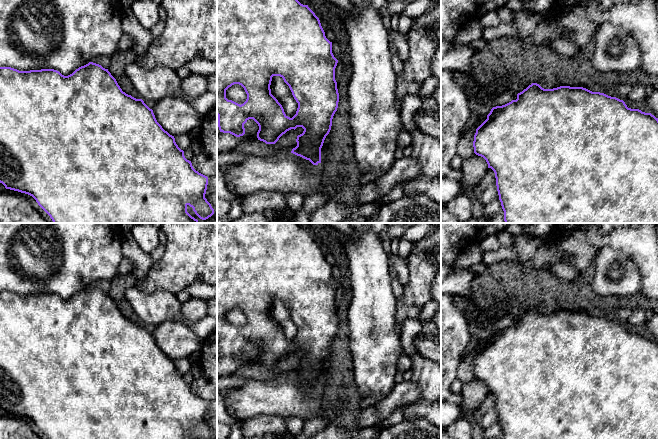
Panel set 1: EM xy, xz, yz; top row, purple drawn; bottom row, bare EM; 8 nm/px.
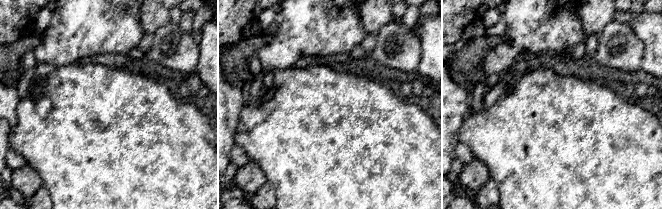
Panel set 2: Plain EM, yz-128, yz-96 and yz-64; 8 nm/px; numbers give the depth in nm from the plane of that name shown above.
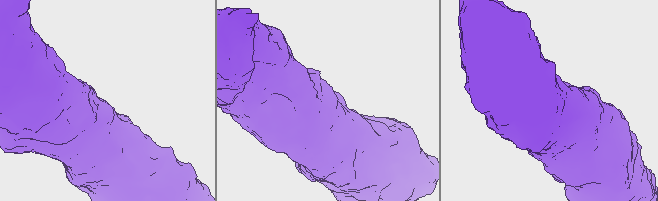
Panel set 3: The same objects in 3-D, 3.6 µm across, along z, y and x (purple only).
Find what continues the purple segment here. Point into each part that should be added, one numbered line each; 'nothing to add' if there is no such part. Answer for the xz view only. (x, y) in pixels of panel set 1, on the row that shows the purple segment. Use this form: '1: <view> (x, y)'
nothing to add

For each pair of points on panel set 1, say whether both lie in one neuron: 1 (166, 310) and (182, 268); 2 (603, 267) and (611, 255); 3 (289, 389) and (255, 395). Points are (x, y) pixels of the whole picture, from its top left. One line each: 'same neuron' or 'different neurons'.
1: different neurons
2: same neuron
3: same neuron

